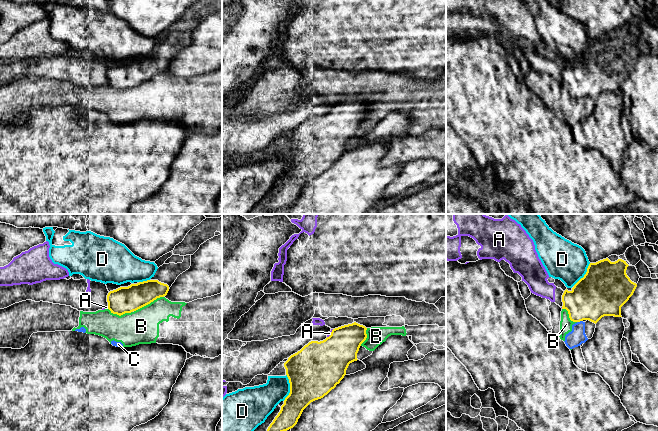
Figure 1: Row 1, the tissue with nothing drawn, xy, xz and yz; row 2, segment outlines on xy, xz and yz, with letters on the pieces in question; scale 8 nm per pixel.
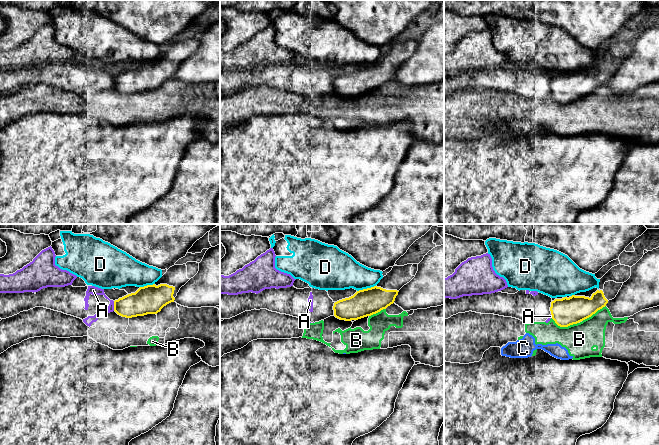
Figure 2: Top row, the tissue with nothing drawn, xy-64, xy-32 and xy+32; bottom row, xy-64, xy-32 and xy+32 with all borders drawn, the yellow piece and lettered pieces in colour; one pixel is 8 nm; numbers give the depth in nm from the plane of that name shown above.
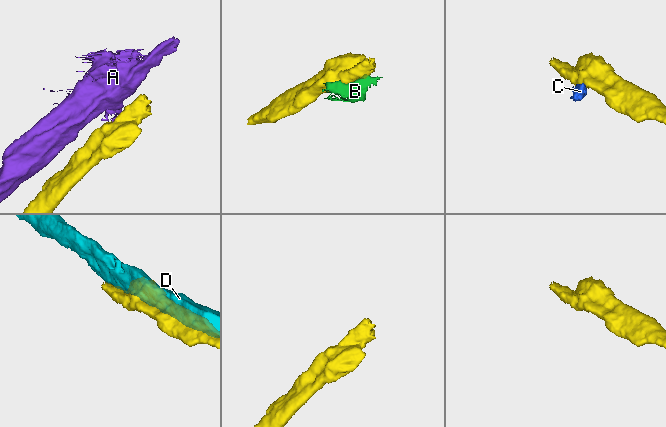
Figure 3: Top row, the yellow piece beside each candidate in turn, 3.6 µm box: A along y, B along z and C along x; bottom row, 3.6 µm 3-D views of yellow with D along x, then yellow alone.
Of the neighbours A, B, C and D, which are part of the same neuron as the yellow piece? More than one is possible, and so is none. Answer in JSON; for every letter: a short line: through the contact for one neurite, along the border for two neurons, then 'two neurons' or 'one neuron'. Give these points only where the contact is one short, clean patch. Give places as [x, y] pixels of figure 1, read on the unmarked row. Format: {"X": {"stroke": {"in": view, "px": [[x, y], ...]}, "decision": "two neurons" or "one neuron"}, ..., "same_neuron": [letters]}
{"A": {"stroke": {"in": "xz", "px": [[333, 105], [327, 113]]}, "decision": "two neurons"}, "B": {"stroke": {"in": "xy", "px": [[163, 72], [157, 73], [134, 87]]}, "decision": "two neurons"}, "C": {"decision": "two neurons"}, "D": {"decision": "two neurons"}, "same_neuron": []}

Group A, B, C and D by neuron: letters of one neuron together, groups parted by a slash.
A / B C / D

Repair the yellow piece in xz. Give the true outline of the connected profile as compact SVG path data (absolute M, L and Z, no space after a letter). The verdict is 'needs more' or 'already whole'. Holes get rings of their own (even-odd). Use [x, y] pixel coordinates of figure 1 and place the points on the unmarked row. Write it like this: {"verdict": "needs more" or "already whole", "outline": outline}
{"verdict": "already whole", "outline": "M356 98L332 106L331 111L323 117L311 117L300 127L291 131L284 139L290 159L290 169L285 174L281 186L267 205L269 214L293 204L303 186L313 177L323 174L346 151L350 139L357 137L357 129L366 116L367 104Z"}

